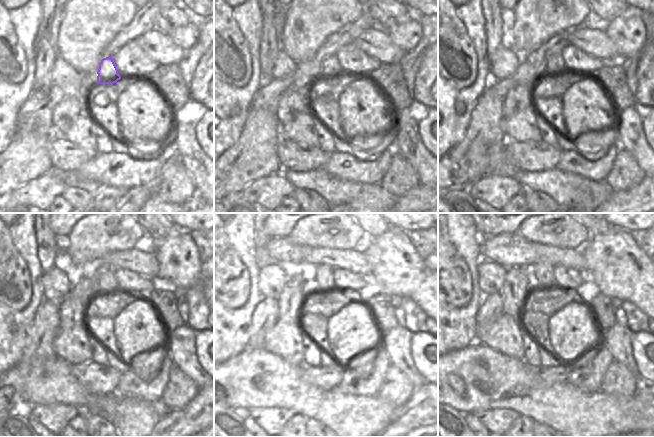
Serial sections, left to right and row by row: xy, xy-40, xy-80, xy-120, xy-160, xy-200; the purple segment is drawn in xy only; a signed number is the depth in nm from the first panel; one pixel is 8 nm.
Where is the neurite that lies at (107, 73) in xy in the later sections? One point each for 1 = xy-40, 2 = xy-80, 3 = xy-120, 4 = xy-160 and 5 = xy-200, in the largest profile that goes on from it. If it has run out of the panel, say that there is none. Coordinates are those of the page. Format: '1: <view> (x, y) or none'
1: xy-40 (330, 69)
2: xy-80 (555, 67)
3: xy-120 (105, 282)
4: xy-160 (323, 273)
5: xy-200 (541, 273)

